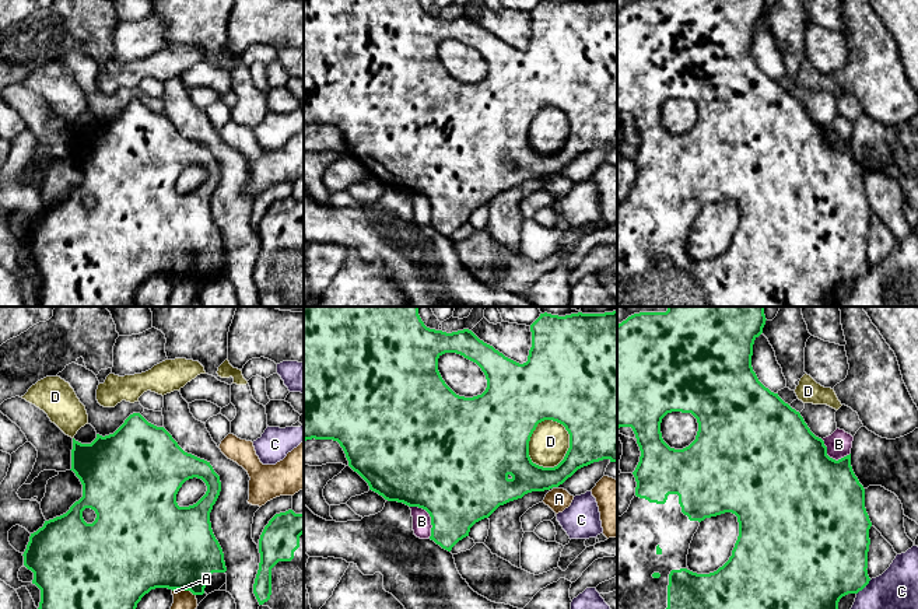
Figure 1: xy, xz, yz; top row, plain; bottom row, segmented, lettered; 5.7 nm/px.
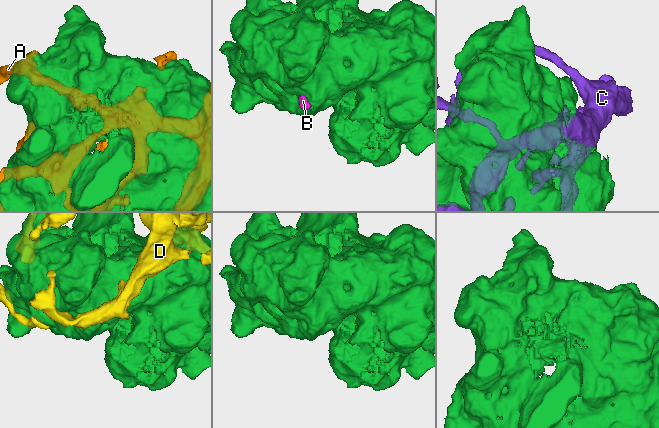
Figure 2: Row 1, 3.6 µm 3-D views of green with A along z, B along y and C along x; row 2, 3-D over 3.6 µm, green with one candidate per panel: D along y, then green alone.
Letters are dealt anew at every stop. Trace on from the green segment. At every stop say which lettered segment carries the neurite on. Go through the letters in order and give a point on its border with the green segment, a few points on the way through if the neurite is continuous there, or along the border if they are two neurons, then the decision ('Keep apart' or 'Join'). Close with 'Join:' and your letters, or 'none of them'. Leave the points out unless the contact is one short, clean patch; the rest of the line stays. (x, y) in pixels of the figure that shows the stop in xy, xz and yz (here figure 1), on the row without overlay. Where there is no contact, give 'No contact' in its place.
A: Touches green at xy (184, 275). Keep apart
B: Touches green at xz (430, 202). Boundary: xz (410, 192), (417, 192), (430, 202), (430, 223). Keep apart
C: Touches green at yz (864, 273). Keep apart
D: Touches green at xz (570, 125). Keep apart
Join: none of them

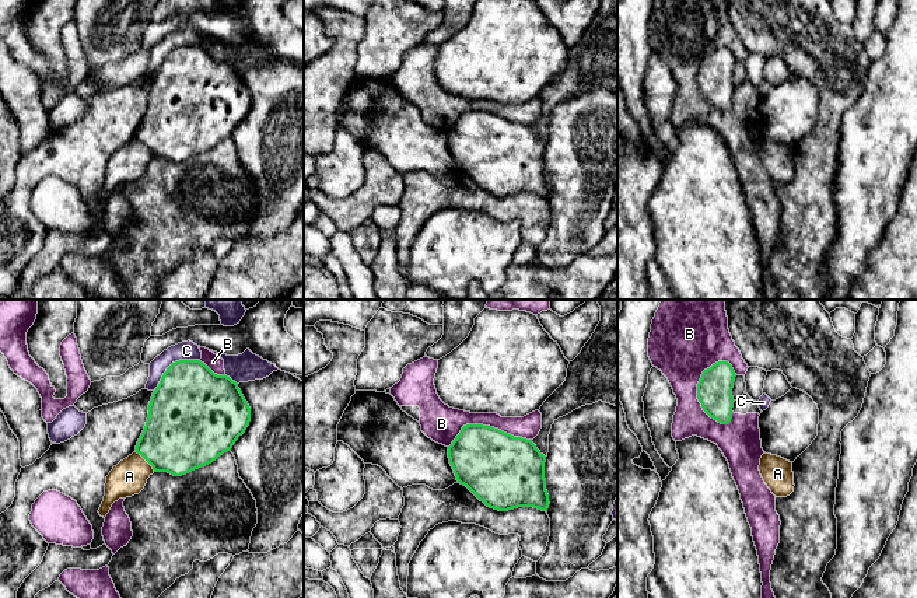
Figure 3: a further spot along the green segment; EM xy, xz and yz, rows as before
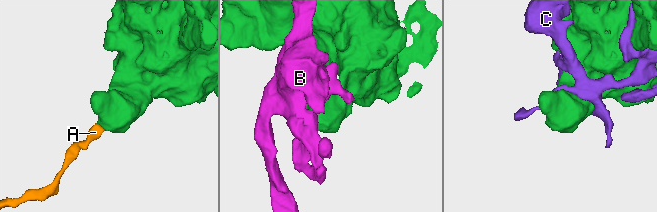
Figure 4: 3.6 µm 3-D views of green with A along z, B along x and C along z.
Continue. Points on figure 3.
A: Touches green at xy (146, 146). Boundary: xy (135, 137), (154, 157). Keep apart
B: Touches green at yz (697, 81). Keep apart
C: Touches green at xy (171, 51). Keep apart
Join: none of them

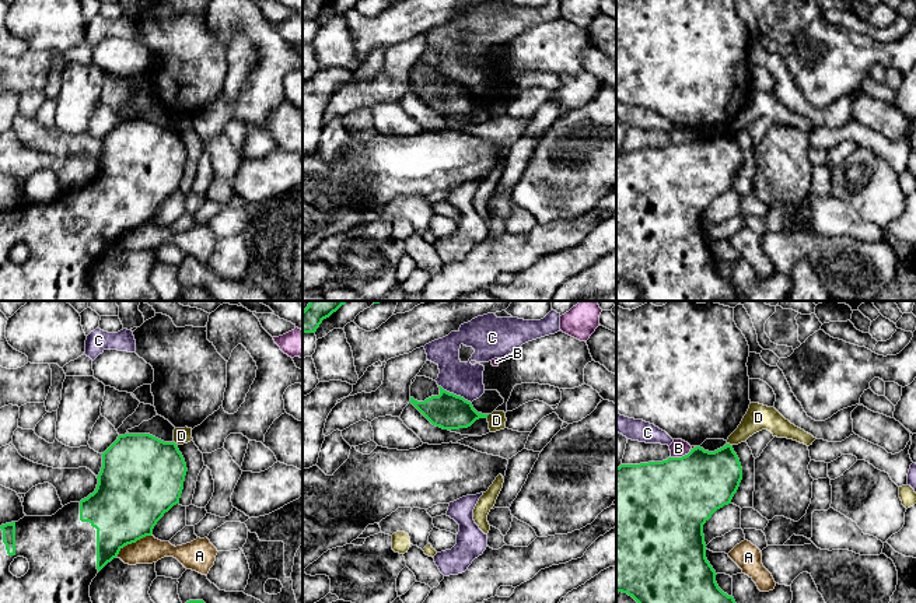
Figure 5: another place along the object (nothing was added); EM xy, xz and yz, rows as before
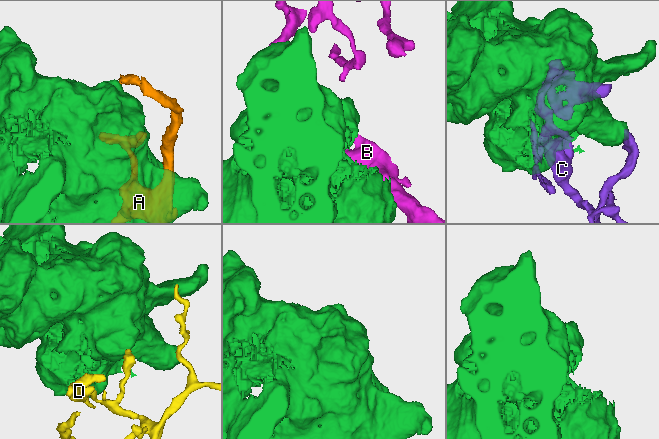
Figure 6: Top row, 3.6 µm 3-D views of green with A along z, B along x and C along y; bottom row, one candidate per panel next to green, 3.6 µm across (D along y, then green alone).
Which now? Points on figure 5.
A: Touches green at xy (133, 228). Keep apart
B: Touches green at yz (682, 143). Boundary: yz (691, 135), (686, 140), (671, 144). Keep apart
C: Touches green at xz (455, 81). Boundary: xz (439, 72), (471, 90). Keep apart
D: Touches green at xz (488, 101). Boundary: xz (489, 101), (486, 104). Keep apart
Join: none of them

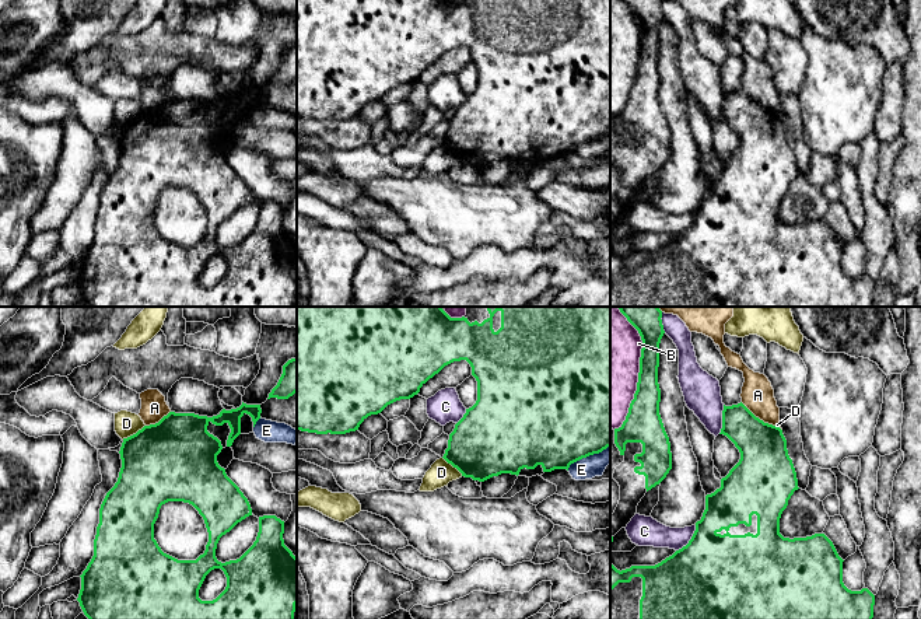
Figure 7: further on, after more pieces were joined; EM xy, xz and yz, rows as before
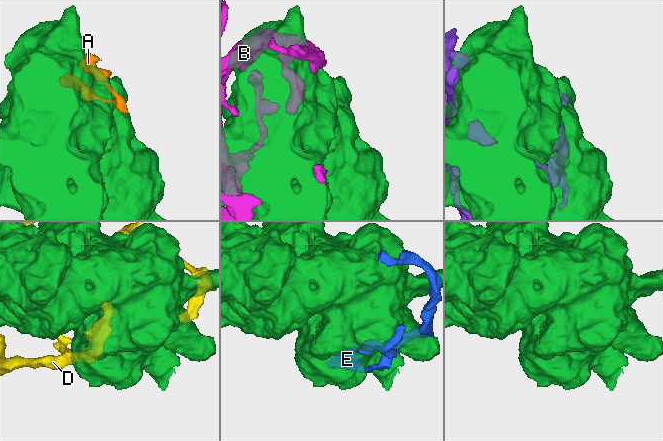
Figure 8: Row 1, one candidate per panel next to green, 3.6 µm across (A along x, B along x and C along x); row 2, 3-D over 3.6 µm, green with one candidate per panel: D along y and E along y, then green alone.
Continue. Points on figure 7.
A: Touches green at yz (757, 104). Keep apart
B: Touches green at yz (638, 59). Keep apart
C: Touches green at yz (690, 226). Keep apart
D: Touches green at xy (133, 121). Keep apart
E: Touches green at xz (587, 142). Keep apart
Join: none of them

